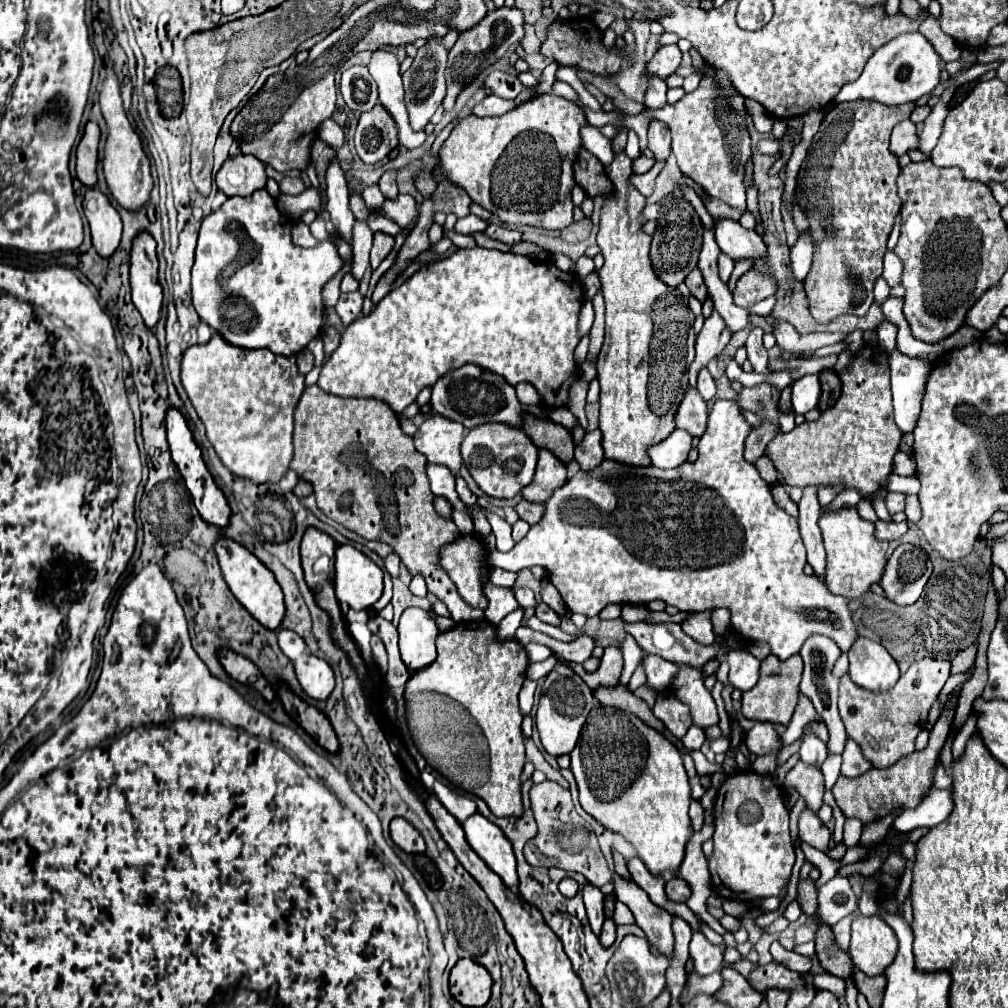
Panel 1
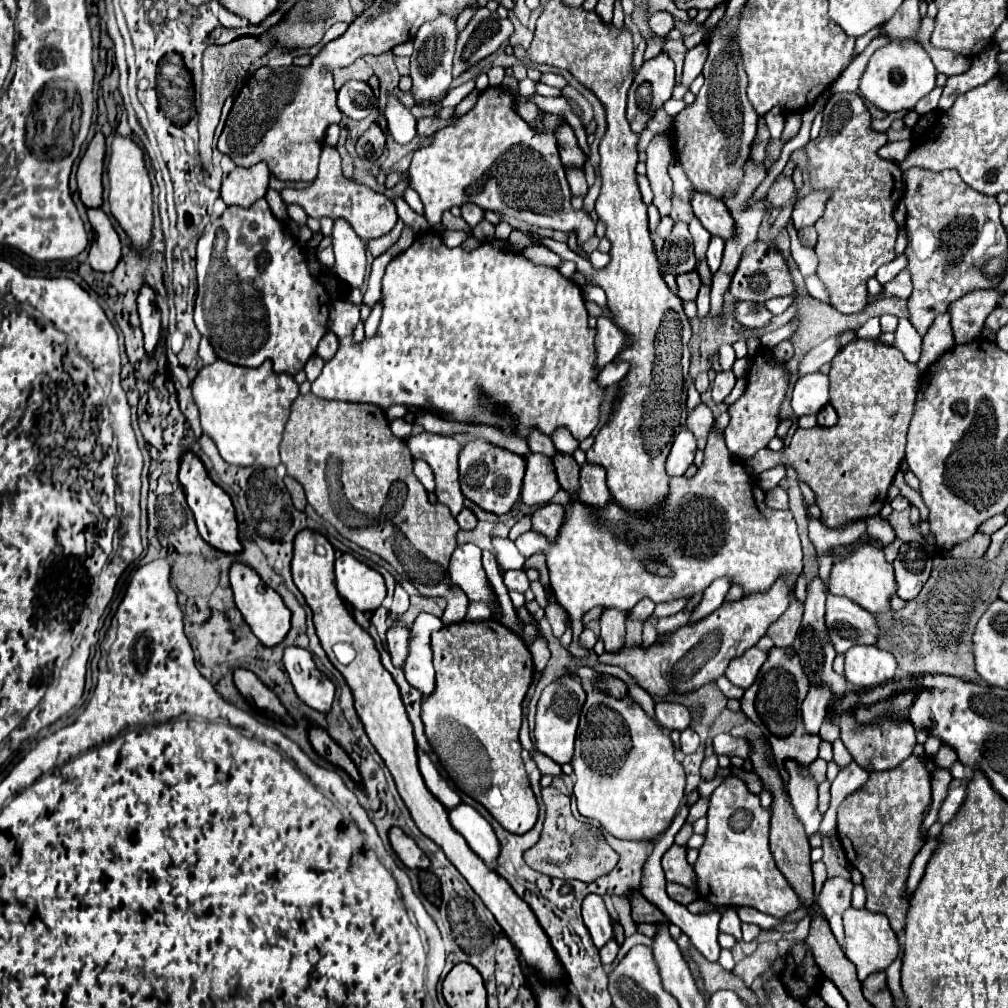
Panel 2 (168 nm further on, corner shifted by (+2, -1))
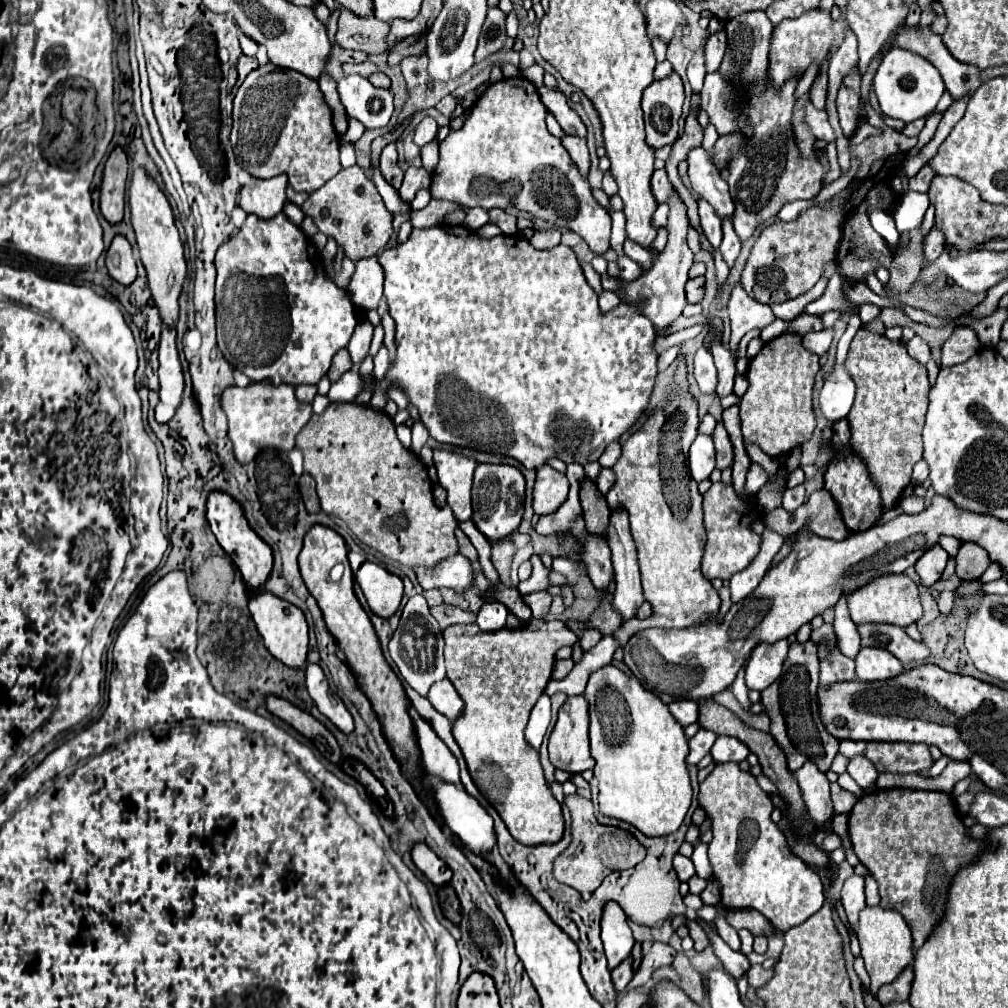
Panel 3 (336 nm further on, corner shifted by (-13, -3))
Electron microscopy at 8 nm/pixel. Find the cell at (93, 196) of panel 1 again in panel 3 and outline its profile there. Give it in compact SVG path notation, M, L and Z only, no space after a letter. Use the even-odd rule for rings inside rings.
M117 234L107 250L107 258L105 258L109 276L113 280L117 280L119 284L131 284L137 278L137 266L135 266L135 258L133 258L133 248L127 242L127 238L123 234Z

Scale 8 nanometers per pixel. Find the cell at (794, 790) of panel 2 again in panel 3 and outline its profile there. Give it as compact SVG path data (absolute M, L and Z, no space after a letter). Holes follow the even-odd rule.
M805 762L795 772L795 778L803 790L803 800L807 804L811 818L819 826L823 826L833 816L833 804L831 804L827 776L815 766L815 762Z

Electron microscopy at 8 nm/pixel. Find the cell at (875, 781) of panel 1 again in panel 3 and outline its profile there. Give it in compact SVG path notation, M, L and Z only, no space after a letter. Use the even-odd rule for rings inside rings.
M889 788L889 790L875 790L871 794L861 796L853 810L849 812L849 836L853 842L853 850L861 864L867 866L871 876L879 884L881 894L881 908L897 910L913 932L913 946L919 948L939 918L945 912L945 898L947 888L951 884L953 874L959 866L965 866L977 858L983 850L983 840L971 840L965 836L967 828L963 826L953 796L945 792L933 790L909 790L909 788Z

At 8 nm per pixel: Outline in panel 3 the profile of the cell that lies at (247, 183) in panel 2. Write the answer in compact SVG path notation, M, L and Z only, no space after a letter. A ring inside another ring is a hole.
M279 174L267 180L251 178L251 184L241 188L239 206L247 214L257 214L259 218L273 218L283 210L287 188L287 174Z

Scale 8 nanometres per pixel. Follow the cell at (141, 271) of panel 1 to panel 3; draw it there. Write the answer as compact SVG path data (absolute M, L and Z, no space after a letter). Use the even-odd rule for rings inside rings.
M165 326L159 340L159 404L155 408L157 422L169 422L181 402L183 394L183 370L175 348L175 328Z

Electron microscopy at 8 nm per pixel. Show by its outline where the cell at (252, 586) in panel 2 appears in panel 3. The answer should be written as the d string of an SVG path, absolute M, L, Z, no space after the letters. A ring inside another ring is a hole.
M255 590L249 596L249 610L257 624L259 634L263 636L267 650L275 658L279 658L283 664L287 664L291 668L303 668L305 658L307 658L307 644L309 644L309 638L307 638L309 628L307 628L303 610L299 610L291 602L275 596L273 592L267 592L267 590Z

